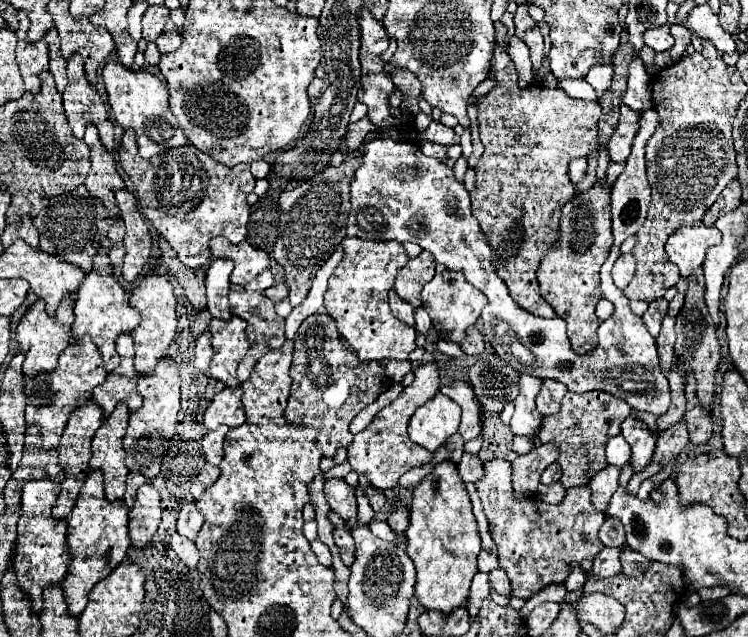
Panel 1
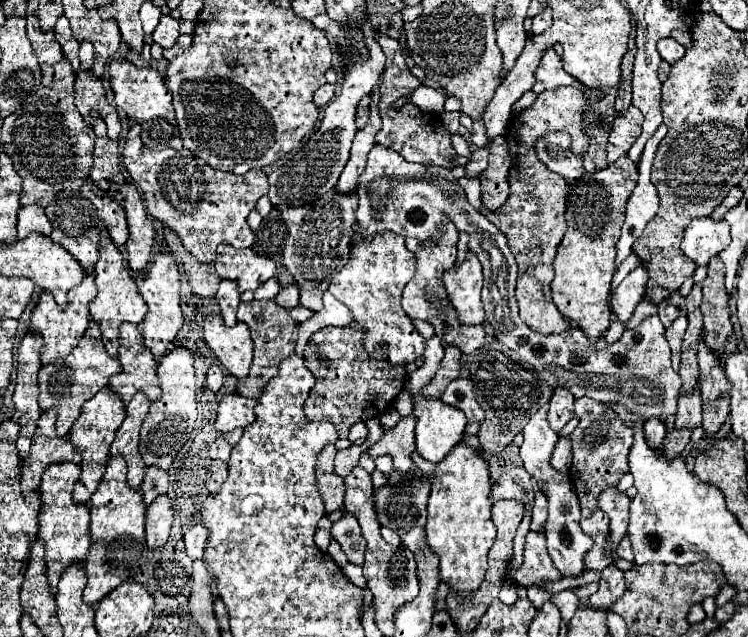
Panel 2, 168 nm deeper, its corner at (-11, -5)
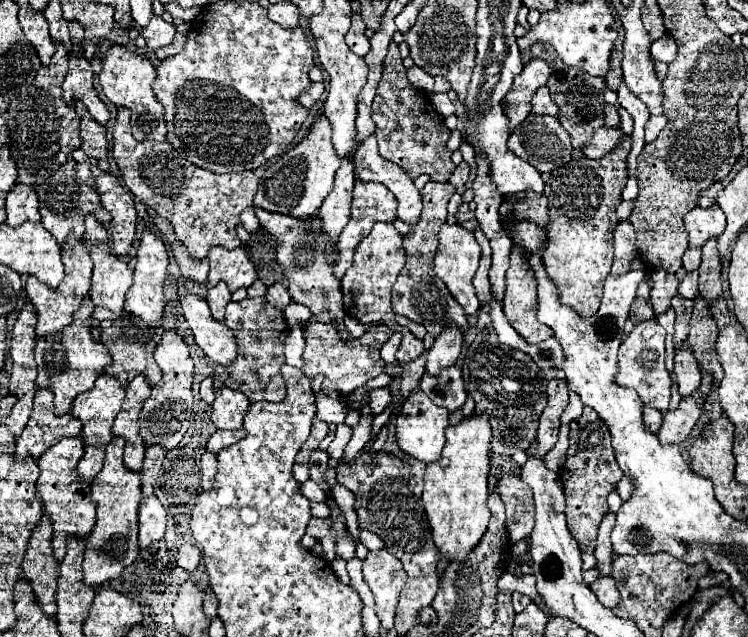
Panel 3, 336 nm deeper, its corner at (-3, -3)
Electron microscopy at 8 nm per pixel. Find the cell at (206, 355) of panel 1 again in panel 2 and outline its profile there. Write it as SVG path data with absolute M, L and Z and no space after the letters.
M211 365L209 371L207 371L207 383L205 383L213 393L217 393L223 385L223 373L217 365Z

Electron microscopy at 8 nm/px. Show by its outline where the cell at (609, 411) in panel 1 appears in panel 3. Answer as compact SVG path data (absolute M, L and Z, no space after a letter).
M583 407L583 415L571 421L565 469L567 473L559 473L559 475L563 479L565 497L567 497L567 509L565 509L567 527L581 547L583 569L593 569L597 563L595 561L595 539L597 539L599 523L603 515L609 511L607 495L617 487L617 481L623 477L623 471L619 469L615 461L615 451L611 449L611 433L607 425L599 421L599 415L591 407Z

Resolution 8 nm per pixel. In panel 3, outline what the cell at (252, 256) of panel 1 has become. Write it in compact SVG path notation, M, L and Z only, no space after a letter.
M211 247L207 259L211 263L209 285L225 281L229 291L233 293L239 287L249 287L257 279L257 269L249 261L245 249L229 251L223 247Z

